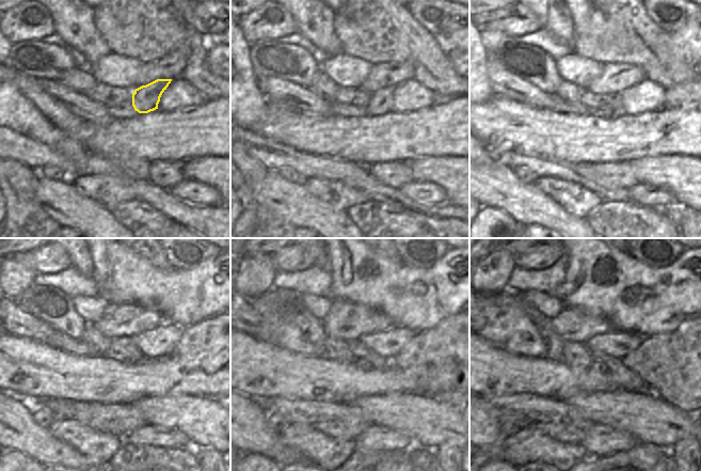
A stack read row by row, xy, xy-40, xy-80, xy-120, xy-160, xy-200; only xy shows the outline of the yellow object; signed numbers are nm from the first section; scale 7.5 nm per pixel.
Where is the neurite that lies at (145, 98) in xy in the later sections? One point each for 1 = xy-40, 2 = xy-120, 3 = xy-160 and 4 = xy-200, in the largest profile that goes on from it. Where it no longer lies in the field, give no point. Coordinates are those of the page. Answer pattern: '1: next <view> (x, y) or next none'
1: next xy-40 (381, 103)
2: next xy-120 (130, 354)
3: next xy-160 (362, 356)
4: next xy-200 (599, 360)

